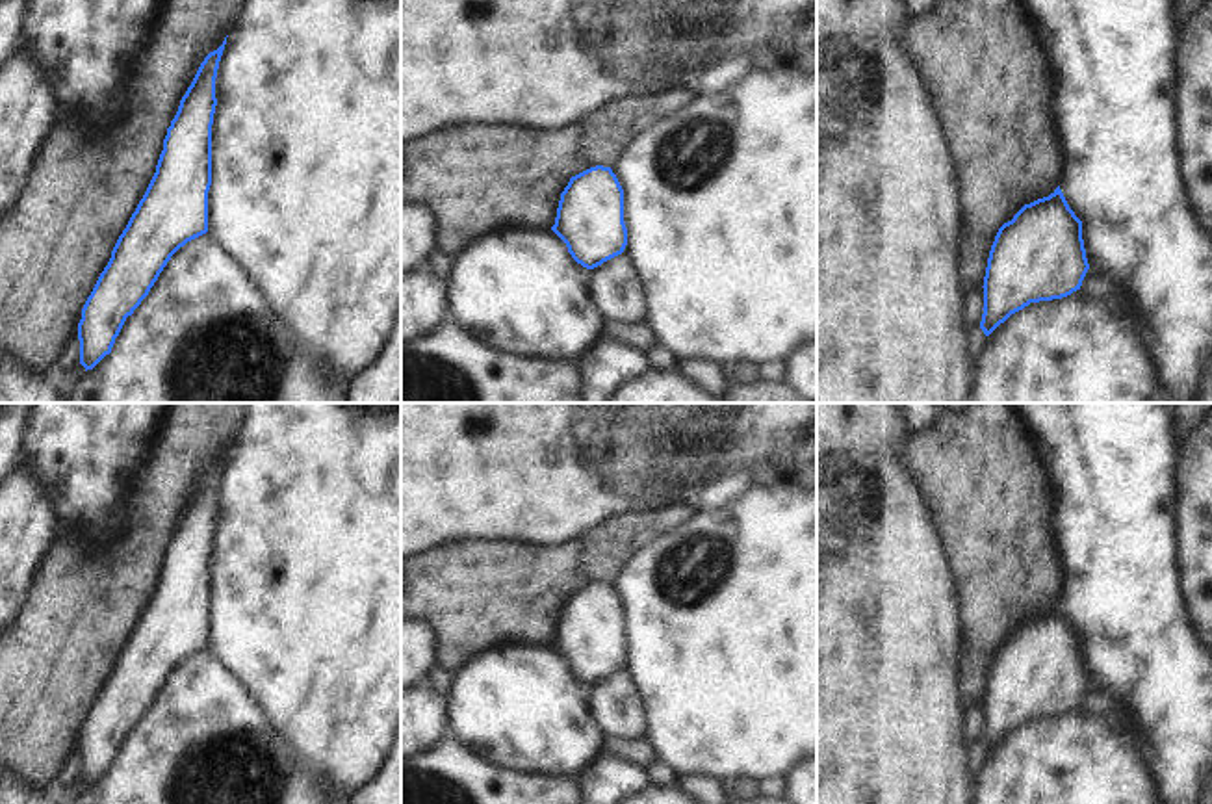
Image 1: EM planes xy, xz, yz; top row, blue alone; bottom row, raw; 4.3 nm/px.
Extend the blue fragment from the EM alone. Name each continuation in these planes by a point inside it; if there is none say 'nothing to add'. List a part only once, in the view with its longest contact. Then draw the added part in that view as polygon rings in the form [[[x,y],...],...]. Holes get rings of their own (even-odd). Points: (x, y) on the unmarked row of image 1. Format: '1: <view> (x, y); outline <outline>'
nothing to add

